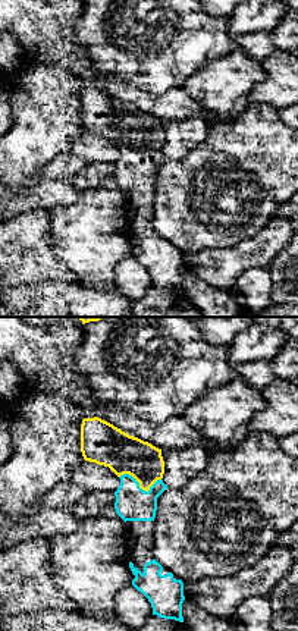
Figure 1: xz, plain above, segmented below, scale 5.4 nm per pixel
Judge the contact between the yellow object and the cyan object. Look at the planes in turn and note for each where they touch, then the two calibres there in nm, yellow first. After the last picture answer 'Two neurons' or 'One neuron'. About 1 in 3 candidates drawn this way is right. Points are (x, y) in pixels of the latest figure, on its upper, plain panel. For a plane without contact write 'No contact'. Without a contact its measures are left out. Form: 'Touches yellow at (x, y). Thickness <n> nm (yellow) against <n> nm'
Touches yellow at (140, 157). Thickness 220 nm (yellow) against 190 nm

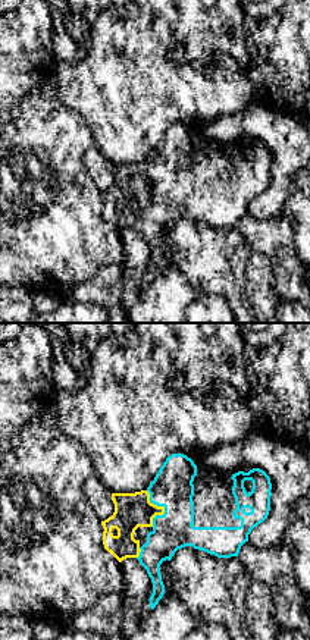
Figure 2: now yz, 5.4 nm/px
Touches yellow at (163, 179). Thickness 190 nm (yellow) against 220 nm

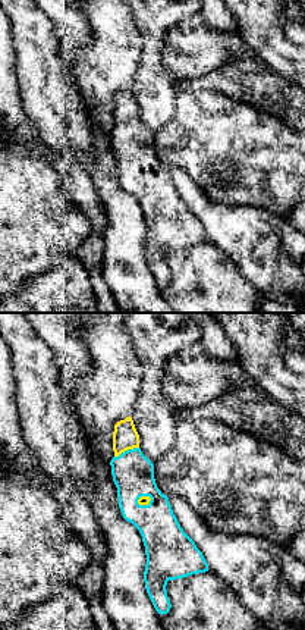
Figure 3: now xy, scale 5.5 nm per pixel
Touches yellow at (126, 121). Thickness 140 nm (yellow) against 220 nm

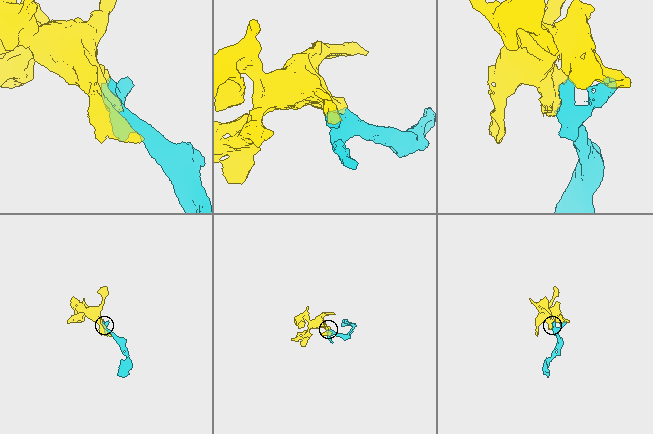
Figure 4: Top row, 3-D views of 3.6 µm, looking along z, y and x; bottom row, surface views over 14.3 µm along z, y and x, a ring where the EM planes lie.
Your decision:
One neuron

